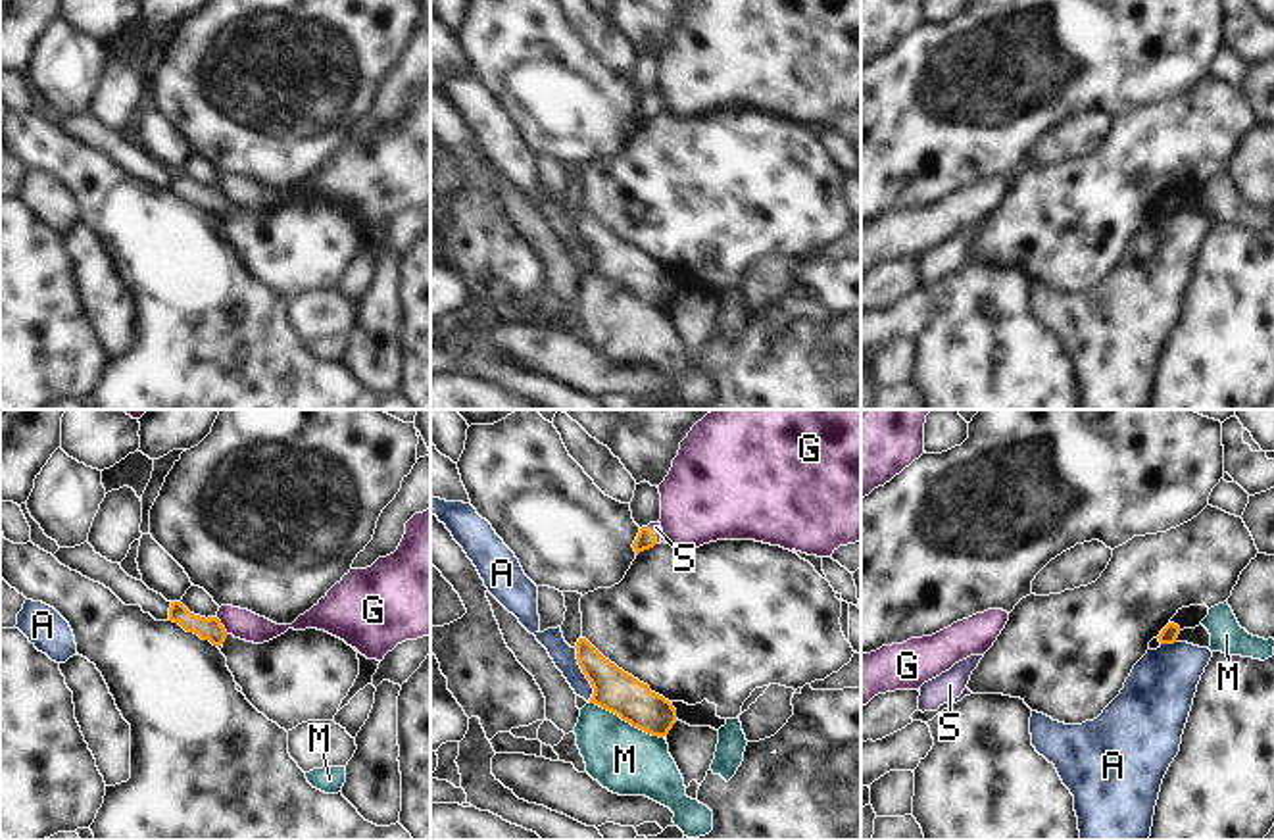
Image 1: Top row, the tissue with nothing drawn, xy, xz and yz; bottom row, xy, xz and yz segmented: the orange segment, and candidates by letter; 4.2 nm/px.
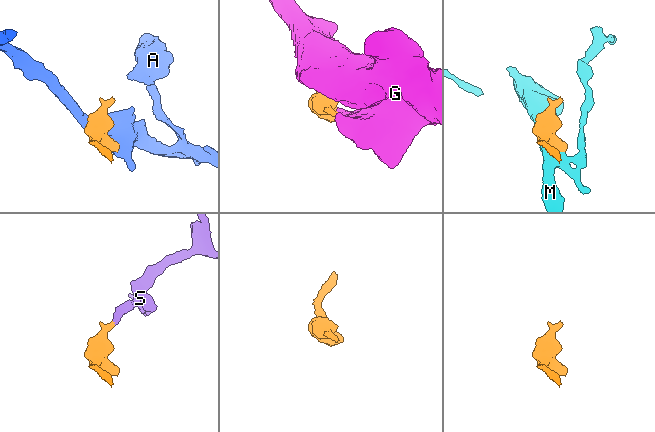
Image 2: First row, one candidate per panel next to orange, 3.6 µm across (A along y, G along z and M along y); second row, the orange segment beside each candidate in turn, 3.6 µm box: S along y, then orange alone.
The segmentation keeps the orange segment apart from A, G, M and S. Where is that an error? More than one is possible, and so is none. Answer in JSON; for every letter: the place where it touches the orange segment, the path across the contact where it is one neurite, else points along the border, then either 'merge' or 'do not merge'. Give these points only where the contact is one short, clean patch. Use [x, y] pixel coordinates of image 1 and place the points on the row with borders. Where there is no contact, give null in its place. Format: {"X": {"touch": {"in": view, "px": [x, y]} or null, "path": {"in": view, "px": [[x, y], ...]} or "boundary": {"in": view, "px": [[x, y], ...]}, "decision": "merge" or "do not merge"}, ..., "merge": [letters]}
{"A": {"touch": {"in": "xz", "px": [583, 671]}, "decision": "do not merge"}, "G": {"touch": {"in": "xy", "px": [221, 625]}, "boundary": {"in": "xy", "px": [[216, 617], [227, 633]]}, "decision": "do not merge"}, "M": {"touch": {"in": "xz", "px": [625, 719]}, "boundary": {"in": "xz", "px": [[588, 702], [661, 739]]}, "decision": "do not merge"}, "S": {"touch": {"in": "xz", "px": [654, 535]}, "path": {"in": "xz", "px": [[646, 539], [654, 535], [656, 527]]}, "decision": "merge"}, "merge": ["S"]}

